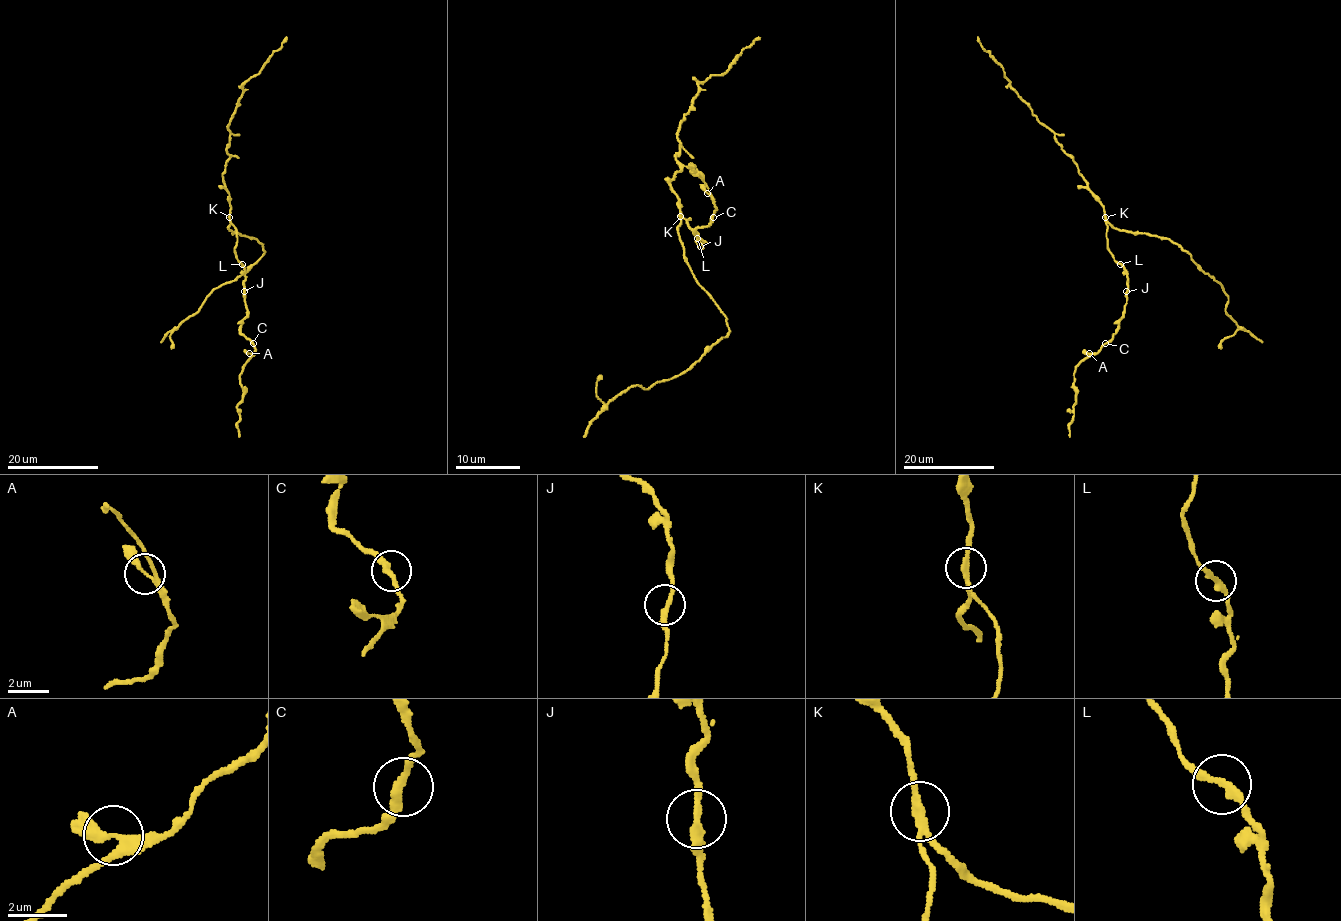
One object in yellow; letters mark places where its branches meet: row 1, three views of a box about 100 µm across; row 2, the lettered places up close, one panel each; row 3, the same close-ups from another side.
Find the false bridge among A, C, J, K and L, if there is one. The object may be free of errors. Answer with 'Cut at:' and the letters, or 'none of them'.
Cut at: K

